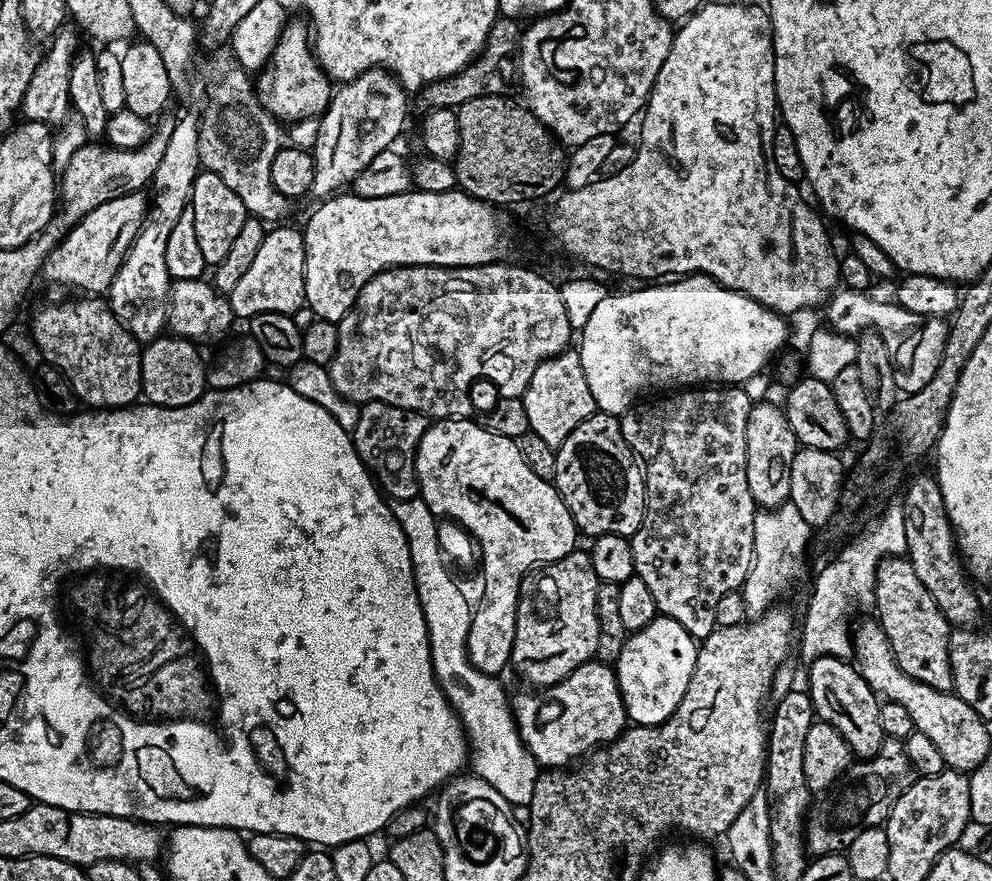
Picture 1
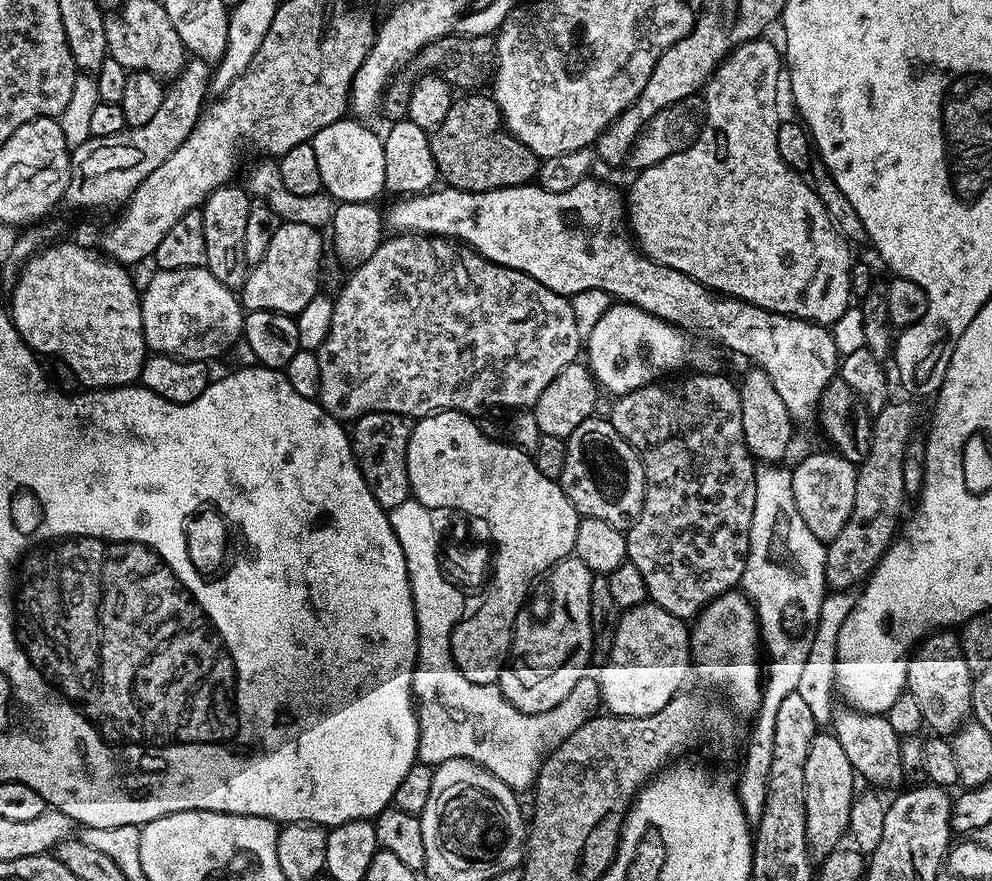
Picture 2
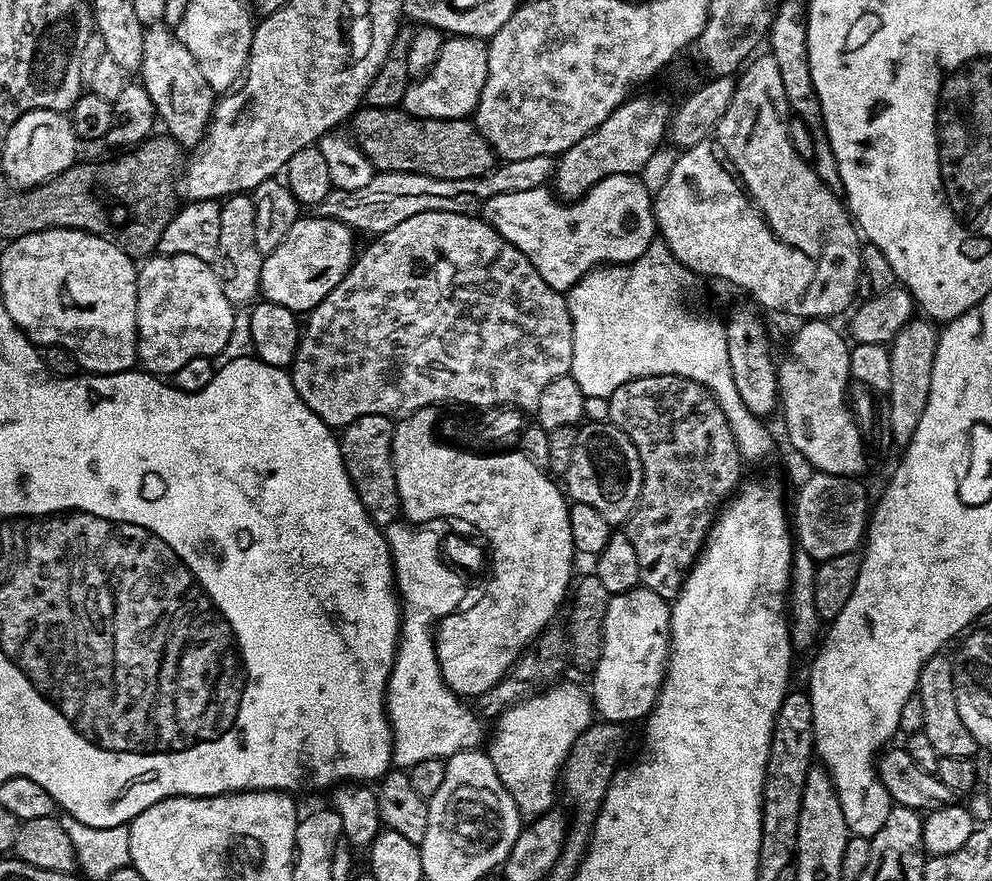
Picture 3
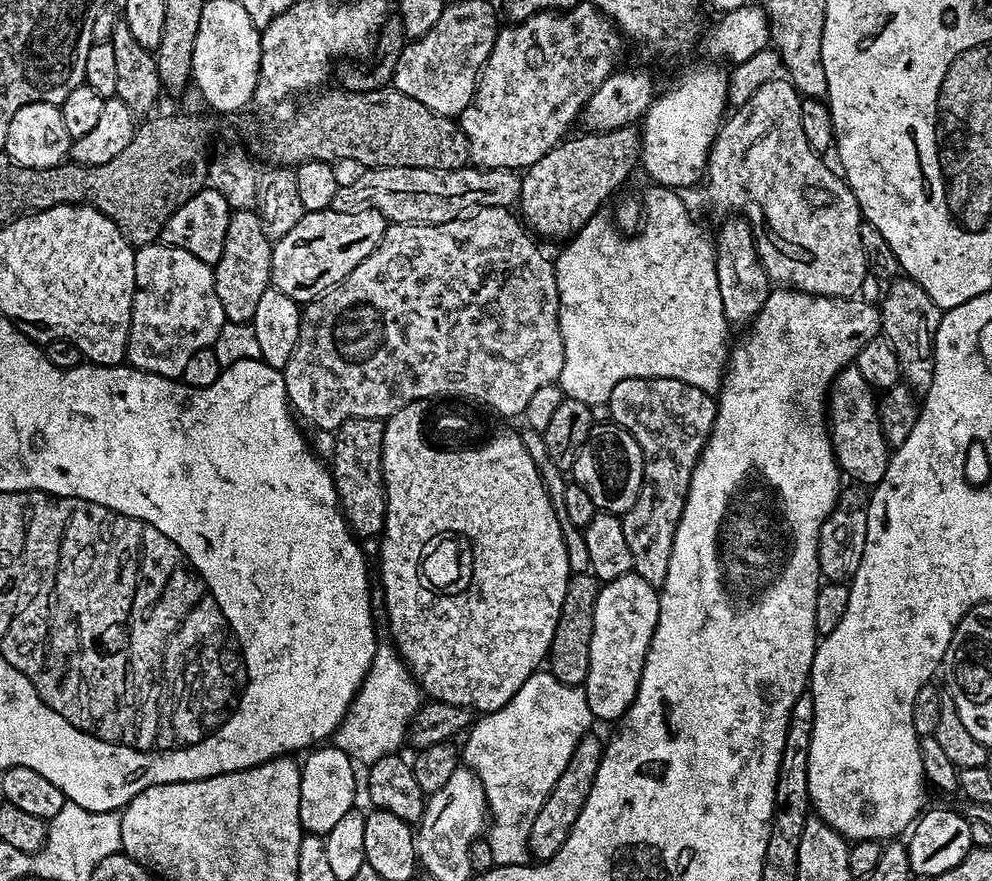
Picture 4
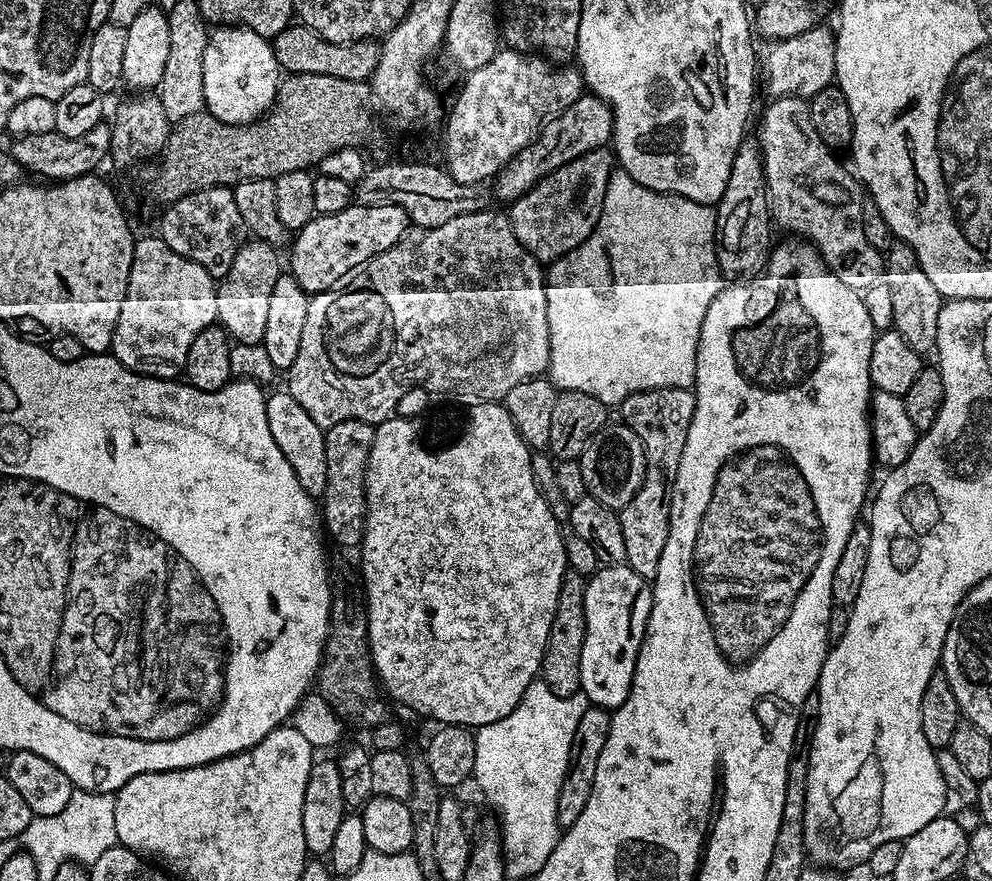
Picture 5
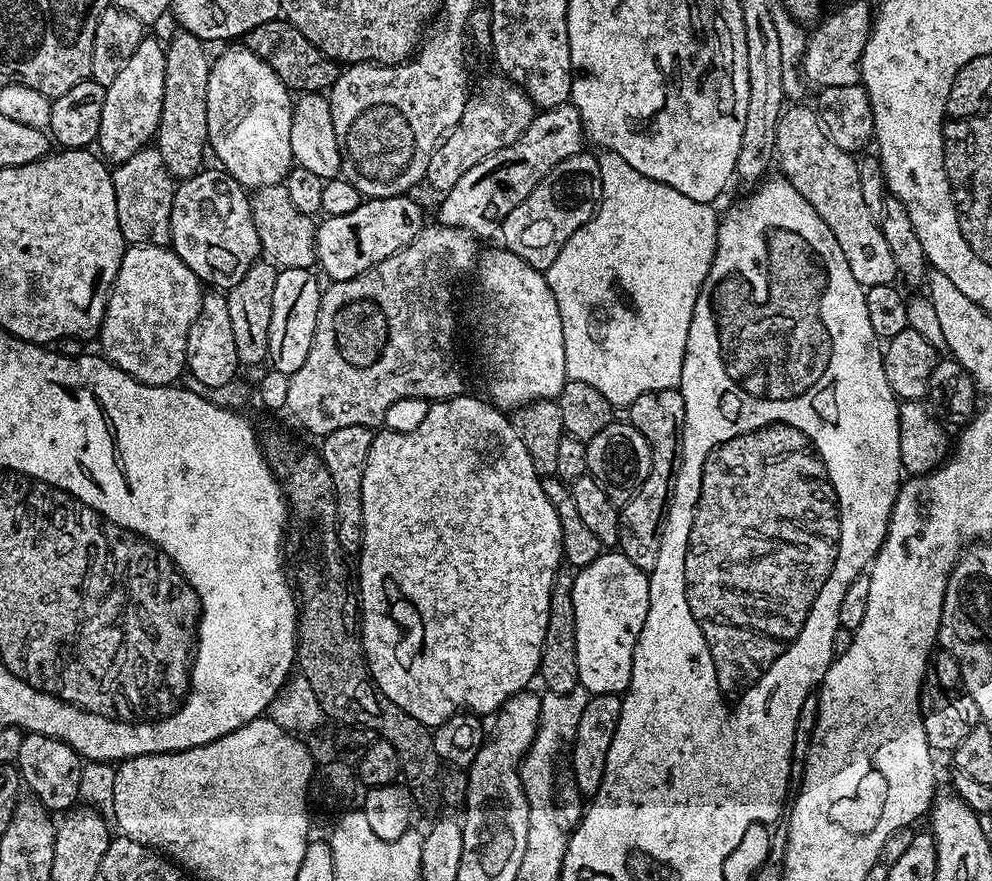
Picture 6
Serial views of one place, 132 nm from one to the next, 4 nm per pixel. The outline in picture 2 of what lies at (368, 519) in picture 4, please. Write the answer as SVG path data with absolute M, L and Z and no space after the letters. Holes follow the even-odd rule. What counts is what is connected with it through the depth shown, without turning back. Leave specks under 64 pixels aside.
M371 412L360 416L351 425L352 453L364 481L370 486L376 501L385 509L402 506L412 496L406 470L406 450L410 442L412 424L409 417L393 412Z

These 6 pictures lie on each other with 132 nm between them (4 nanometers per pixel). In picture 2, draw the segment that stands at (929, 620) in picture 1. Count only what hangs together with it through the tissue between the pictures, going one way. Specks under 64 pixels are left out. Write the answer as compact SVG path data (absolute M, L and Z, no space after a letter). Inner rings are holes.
M940 630L929 635L919 645L918 652L921 656L913 655L908 662L907 695L918 702L923 723L932 727L935 735L951 737L973 715L973 665L964 656L961 637L952 630Z

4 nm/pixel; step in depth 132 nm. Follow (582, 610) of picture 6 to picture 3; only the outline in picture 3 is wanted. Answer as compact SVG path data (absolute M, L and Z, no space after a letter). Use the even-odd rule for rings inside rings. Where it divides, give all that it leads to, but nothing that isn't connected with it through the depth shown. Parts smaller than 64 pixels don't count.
M637 586L628 592L615 593L606 606L604 619L604 645L602 654L598 658L594 671L591 673L592 688L590 699L595 711L600 712L605 721L628 726L631 720L643 721L656 705L660 697L660 688L664 685L664 678L668 666L668 649L672 646L672 627L670 618L672 610L669 601L663 600L654 590Z

